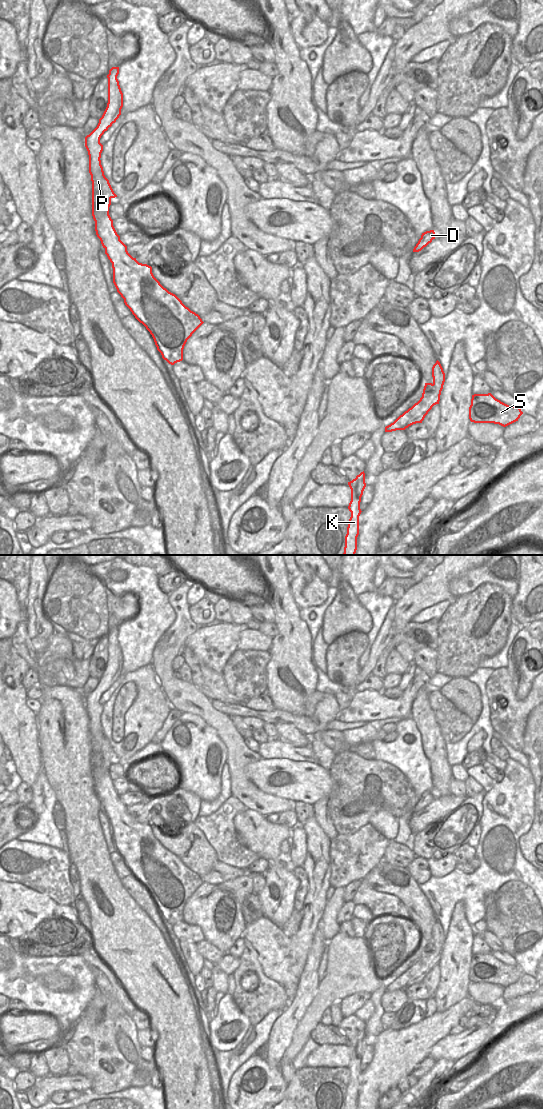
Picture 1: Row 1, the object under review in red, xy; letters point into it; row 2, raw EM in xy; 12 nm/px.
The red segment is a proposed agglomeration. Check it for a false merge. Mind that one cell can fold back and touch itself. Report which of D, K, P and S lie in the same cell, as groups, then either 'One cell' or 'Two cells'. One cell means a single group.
Groups: D K P / S. Two cells.

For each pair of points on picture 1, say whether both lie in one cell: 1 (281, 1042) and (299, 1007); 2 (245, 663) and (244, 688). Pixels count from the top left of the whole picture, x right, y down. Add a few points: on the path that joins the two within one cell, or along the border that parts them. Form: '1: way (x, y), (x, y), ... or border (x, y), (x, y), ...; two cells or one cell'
1: way (281, 1033), (296, 1016); one cell
2: way (245, 669), (244, 682); one cell

